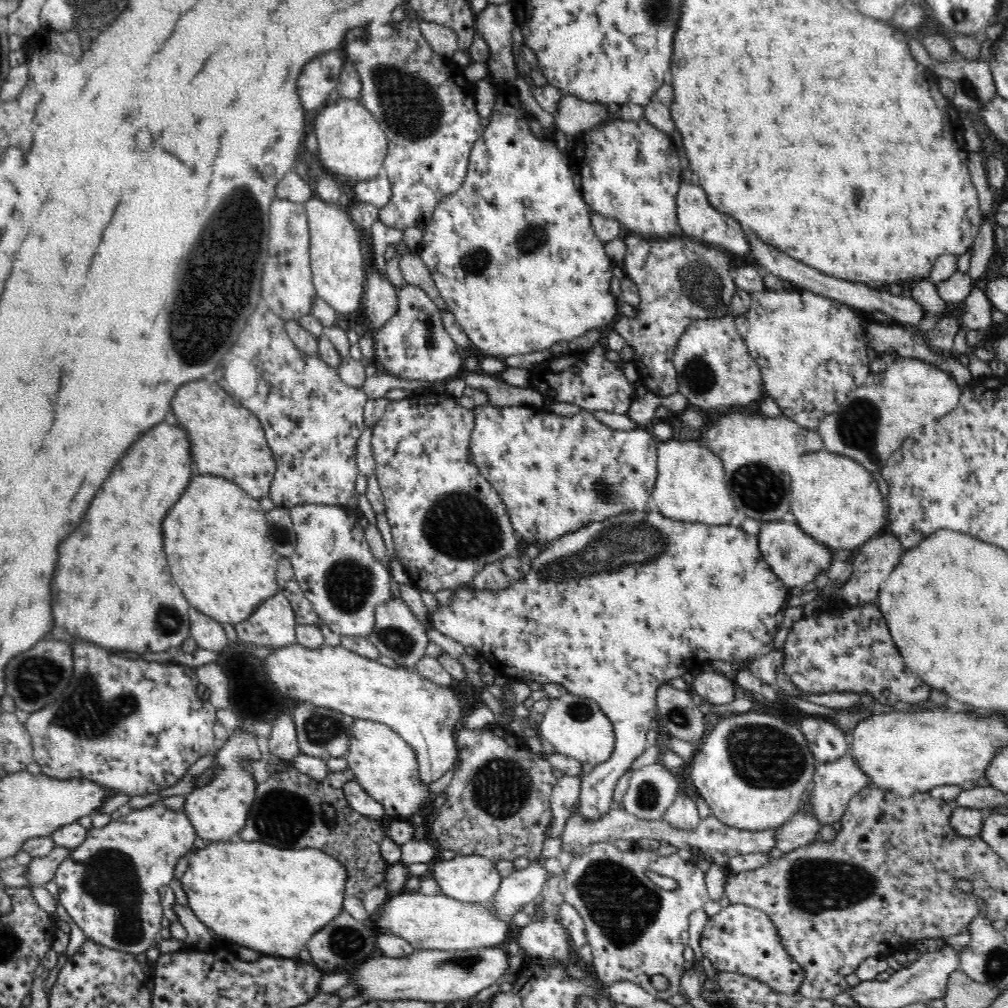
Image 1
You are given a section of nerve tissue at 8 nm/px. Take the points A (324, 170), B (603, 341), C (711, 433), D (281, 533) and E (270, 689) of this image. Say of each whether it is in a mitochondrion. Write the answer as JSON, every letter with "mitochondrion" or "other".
{"A":"other","B":"other","C":"other","D":"mitochondrion","E":"other"}

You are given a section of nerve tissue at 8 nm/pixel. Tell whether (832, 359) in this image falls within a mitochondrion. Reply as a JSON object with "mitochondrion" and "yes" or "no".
{"mitochondrion":"no"}

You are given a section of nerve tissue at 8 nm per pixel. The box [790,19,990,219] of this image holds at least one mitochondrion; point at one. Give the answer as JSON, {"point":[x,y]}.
{"point":[968,86]}

